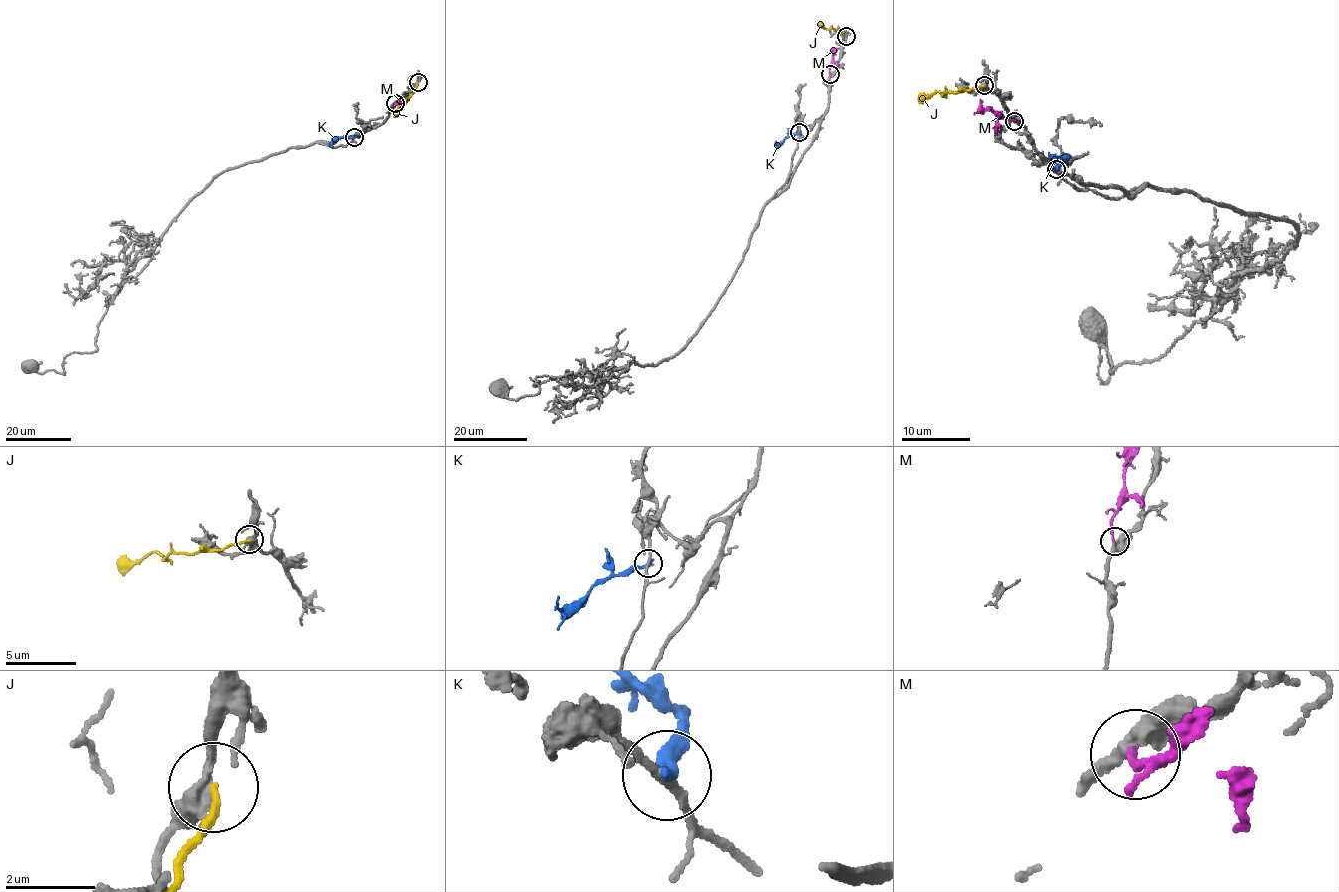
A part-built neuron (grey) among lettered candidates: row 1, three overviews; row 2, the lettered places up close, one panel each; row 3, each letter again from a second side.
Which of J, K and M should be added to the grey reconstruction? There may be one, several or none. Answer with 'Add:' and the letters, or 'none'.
Add: M

